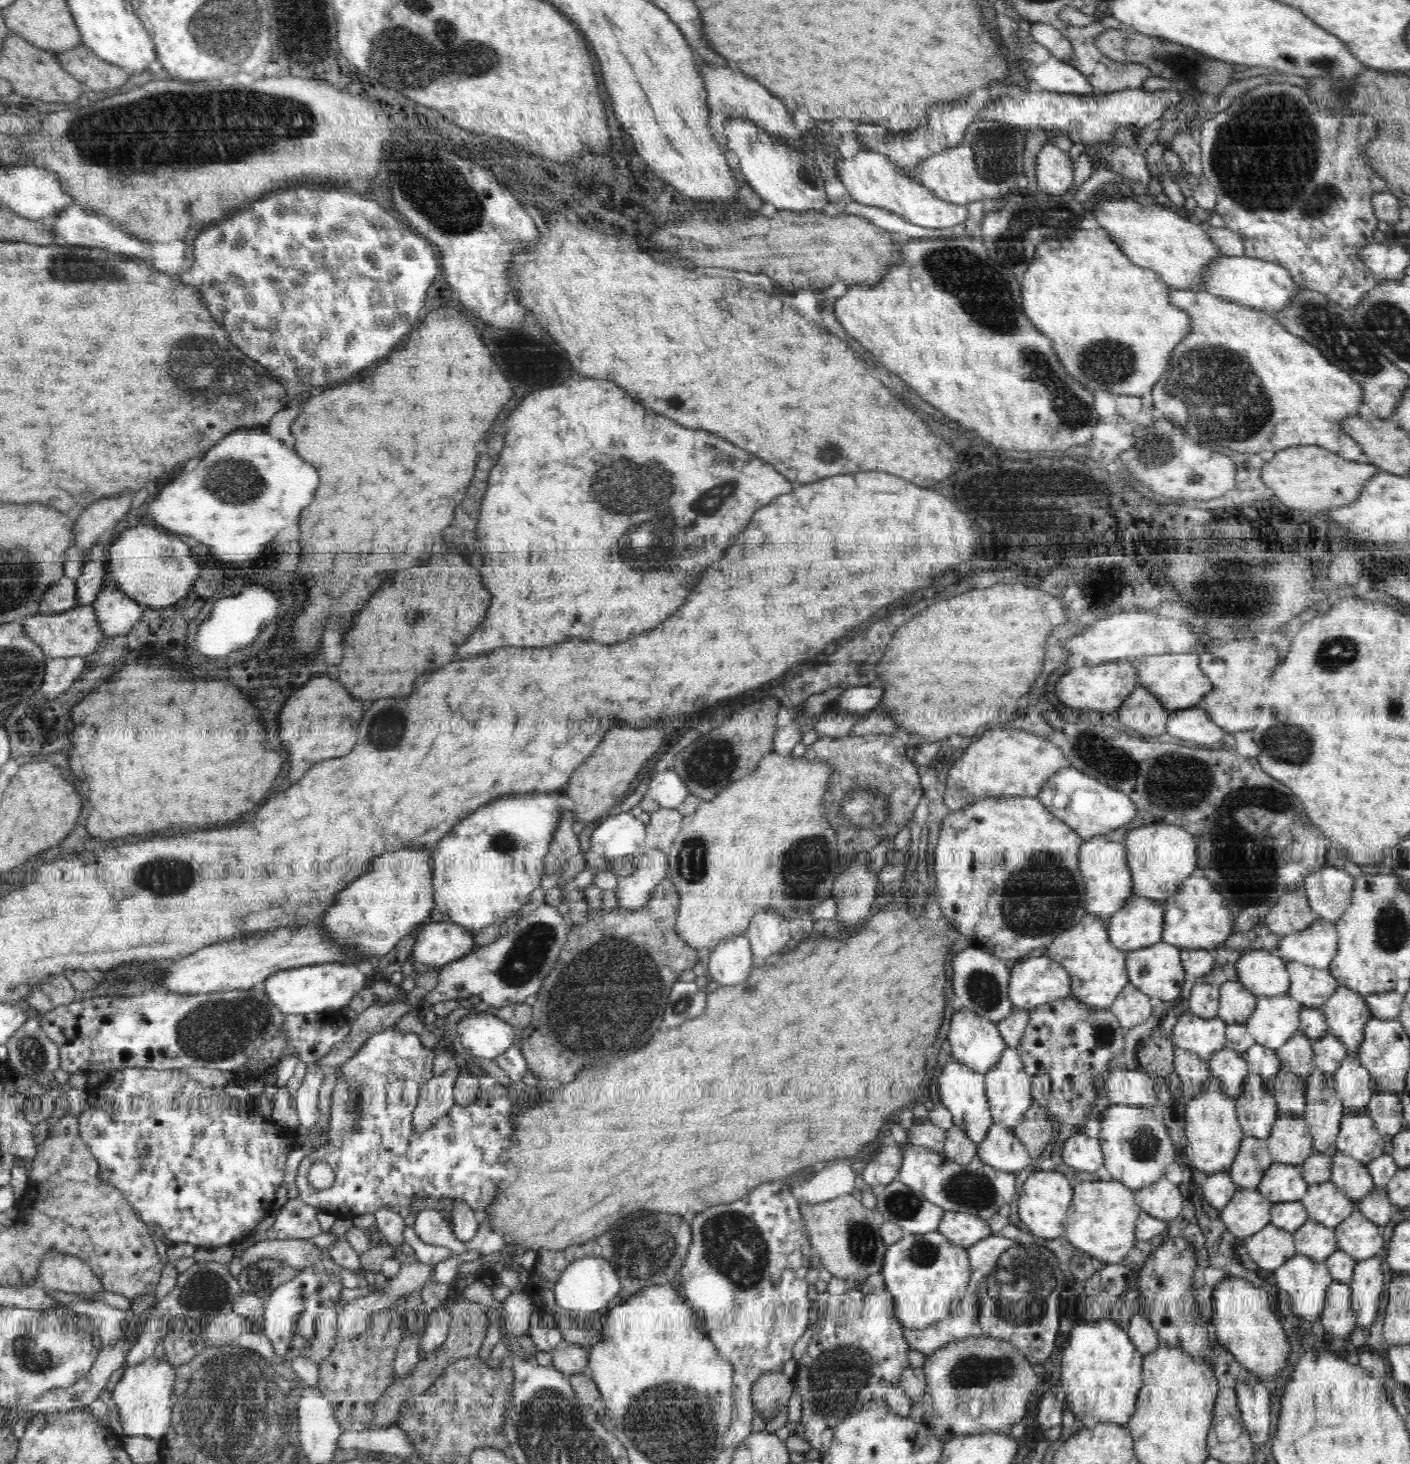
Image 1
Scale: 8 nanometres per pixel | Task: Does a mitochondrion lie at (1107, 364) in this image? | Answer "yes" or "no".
yes

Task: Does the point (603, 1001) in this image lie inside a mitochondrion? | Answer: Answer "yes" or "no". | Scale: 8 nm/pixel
yes

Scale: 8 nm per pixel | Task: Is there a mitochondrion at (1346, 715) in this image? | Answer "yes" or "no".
no

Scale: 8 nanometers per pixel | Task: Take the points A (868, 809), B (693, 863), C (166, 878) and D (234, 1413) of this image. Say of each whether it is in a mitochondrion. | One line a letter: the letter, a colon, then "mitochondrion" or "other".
A: mitochondrion
B: mitochondrion
C: mitochondrion
D: mitochondrion

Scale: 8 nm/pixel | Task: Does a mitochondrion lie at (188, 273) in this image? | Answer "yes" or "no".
no

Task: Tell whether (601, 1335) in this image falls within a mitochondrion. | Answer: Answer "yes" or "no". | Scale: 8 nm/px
no

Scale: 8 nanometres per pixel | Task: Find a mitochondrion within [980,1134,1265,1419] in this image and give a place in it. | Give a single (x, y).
(1018, 1284)

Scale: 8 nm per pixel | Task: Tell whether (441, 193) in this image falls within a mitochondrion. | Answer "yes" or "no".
yes

